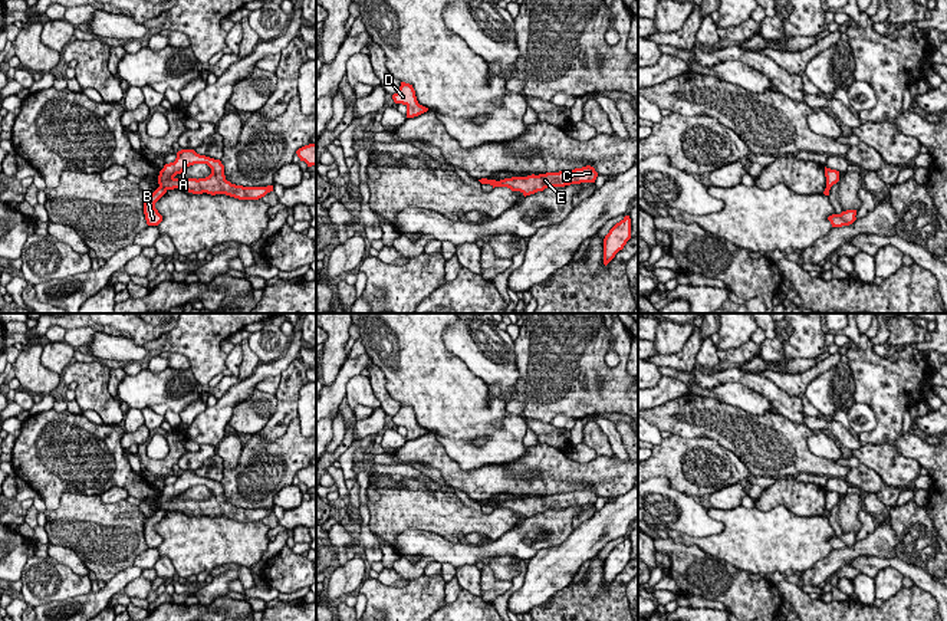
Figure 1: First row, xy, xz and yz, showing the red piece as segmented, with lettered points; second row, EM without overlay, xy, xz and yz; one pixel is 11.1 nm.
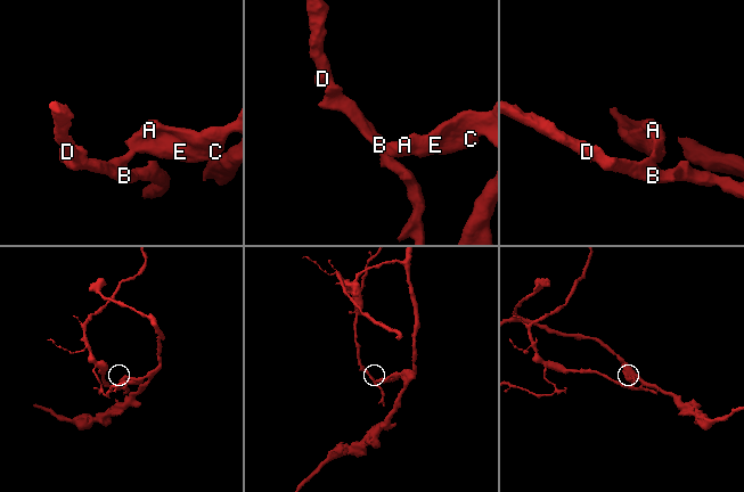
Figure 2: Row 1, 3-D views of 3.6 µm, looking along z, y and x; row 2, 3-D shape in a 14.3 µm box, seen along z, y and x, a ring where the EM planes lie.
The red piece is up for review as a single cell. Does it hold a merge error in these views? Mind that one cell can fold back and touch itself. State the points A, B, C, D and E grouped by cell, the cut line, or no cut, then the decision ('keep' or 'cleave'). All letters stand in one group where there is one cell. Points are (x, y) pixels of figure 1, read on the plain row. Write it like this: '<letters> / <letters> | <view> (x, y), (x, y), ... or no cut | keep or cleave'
A C E / B D | xy (160, 508), (165, 512) | cleave

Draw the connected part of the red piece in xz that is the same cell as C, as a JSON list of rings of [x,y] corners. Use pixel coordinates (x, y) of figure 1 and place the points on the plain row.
[[[586,487],[582,490],[566,492],[559,494],[546,494],[539,497],[527,497],[527,499],[512,499],[500,503],[486,502],[484,506],[490,506],[494,509],[507,509],[512,513],[520,513],[525,519],[535,516],[537,513],[543,513],[548,509],[565,509],[570,506],[581,505],[595,505],[598,494],[593,489]]]

